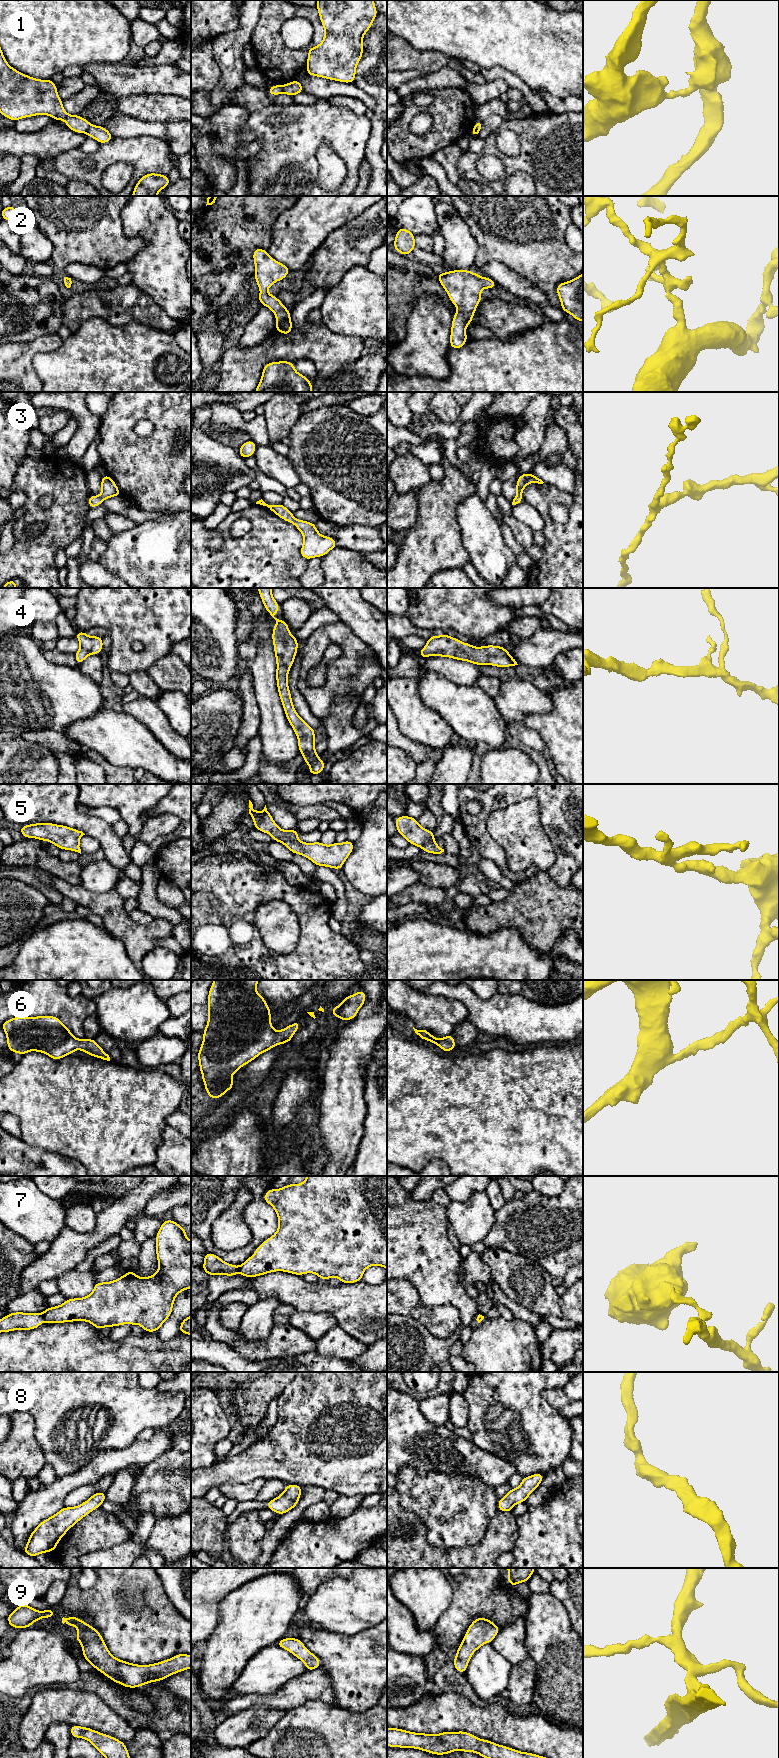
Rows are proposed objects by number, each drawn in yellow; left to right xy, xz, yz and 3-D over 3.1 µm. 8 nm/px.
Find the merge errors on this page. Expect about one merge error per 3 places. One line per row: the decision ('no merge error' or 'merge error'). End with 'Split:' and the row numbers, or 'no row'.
1: merge error
2: no merge error
3: no merge error
4: no merge error
5: no merge error
6: no merge error
7: merge error
8: no merge error
9: no merge error
Split: 1, 7

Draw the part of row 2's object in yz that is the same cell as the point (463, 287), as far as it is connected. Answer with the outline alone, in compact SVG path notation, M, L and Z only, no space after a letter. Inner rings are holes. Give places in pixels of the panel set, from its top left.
M457 269L436 275L449 300L457 308L453 315L449 346L460 349L468 341L466 327L472 323L476 308L482 300L481 290L484 287L491 290L497 283L470 270Z

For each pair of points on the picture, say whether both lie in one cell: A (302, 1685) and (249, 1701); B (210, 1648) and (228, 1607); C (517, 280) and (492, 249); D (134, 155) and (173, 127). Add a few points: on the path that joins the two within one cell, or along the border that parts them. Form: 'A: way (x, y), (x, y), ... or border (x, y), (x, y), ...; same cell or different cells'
A: way (289, 1696), (283, 1699), (262, 1699); same cell
B: way (220, 1638), (228, 1630), (228, 1617); same cell
C: border (481, 266), (493, 261), (499, 261), (524, 277); different cells
D: border (167, 142), (172, 152); different cells

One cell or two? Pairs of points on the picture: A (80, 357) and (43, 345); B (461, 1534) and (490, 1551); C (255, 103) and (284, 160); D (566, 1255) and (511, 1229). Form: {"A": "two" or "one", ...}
{"A": "two", "B": "two", "C": "two", "D": "one"}

